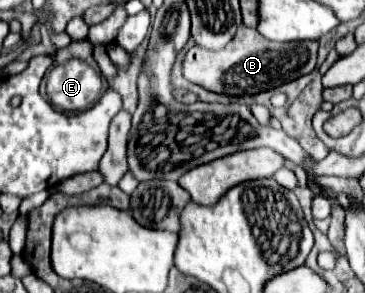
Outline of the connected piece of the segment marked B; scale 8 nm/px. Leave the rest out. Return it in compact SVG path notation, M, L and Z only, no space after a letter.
M241 25L233 37L233 41L217 51L207 53L207 49L191 47L183 59L183 77L195 85L201 85L207 91L223 93L231 97L257 95L261 91L275 89L285 83L287 77L297 79L315 69L317 63L317 43L315 41L295 41L295 43L273 43L261 37L259 31Z

